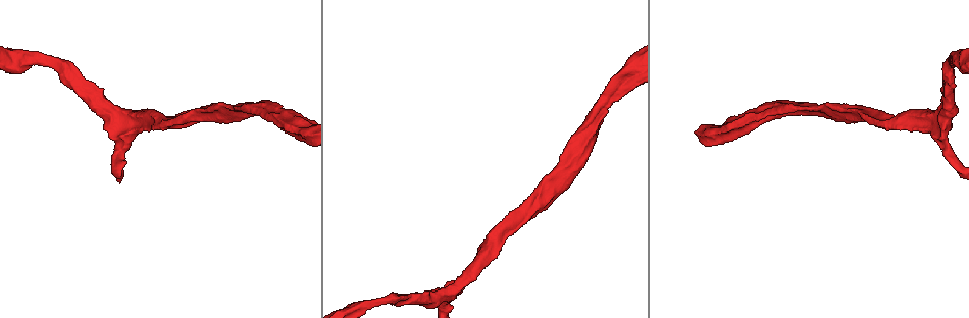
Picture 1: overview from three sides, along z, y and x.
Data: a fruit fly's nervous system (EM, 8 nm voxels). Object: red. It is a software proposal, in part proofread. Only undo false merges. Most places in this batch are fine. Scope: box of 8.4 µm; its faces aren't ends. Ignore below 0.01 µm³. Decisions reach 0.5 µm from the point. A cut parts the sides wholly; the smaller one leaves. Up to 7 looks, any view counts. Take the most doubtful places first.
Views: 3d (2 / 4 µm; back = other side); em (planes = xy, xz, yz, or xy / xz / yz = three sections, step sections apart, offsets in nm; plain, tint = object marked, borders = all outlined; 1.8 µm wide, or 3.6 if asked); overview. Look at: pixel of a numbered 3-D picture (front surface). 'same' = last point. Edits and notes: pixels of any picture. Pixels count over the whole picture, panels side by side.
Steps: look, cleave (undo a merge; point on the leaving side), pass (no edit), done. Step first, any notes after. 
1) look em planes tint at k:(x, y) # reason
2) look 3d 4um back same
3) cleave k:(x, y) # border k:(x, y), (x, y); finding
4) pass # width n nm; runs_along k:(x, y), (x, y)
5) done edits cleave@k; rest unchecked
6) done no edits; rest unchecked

look em planes plain at 1:(933, 116) # looks like a crossing

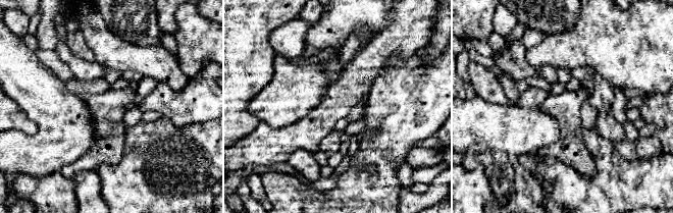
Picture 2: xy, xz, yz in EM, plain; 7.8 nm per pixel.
look em planes tint same # with the object marked

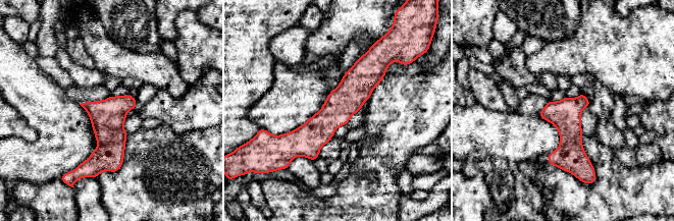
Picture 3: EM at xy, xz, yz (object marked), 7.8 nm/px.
pass # width 240 nm; runs_along 3:(369, 61), (353, 92), (293, 154); continuous, no second neuron

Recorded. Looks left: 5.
look em xy step 16 tint at 1:(559, 182) # arms part here

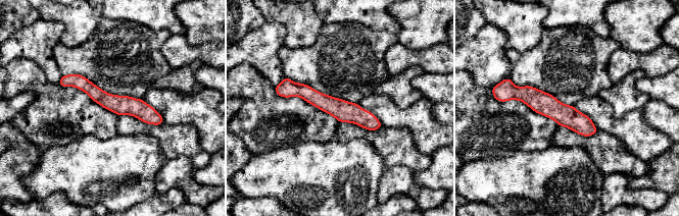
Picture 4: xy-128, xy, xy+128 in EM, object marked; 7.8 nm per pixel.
look em planes tint same # another direction

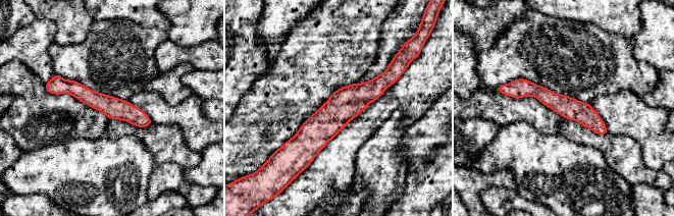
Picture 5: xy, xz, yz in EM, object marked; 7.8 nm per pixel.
pass # width 170 nm; runs_along 5:(391, 75), (292, 146); one neuron here

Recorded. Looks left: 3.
look em planes tint at 1:(958, 59) # sharp bend

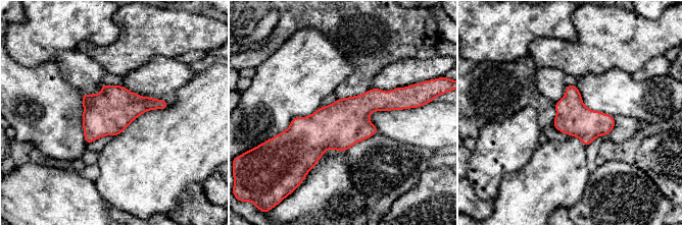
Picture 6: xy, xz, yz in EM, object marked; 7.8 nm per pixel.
pass # width 280 nm; continuous, no second neuron

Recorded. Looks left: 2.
done no edits; rest unchecked

